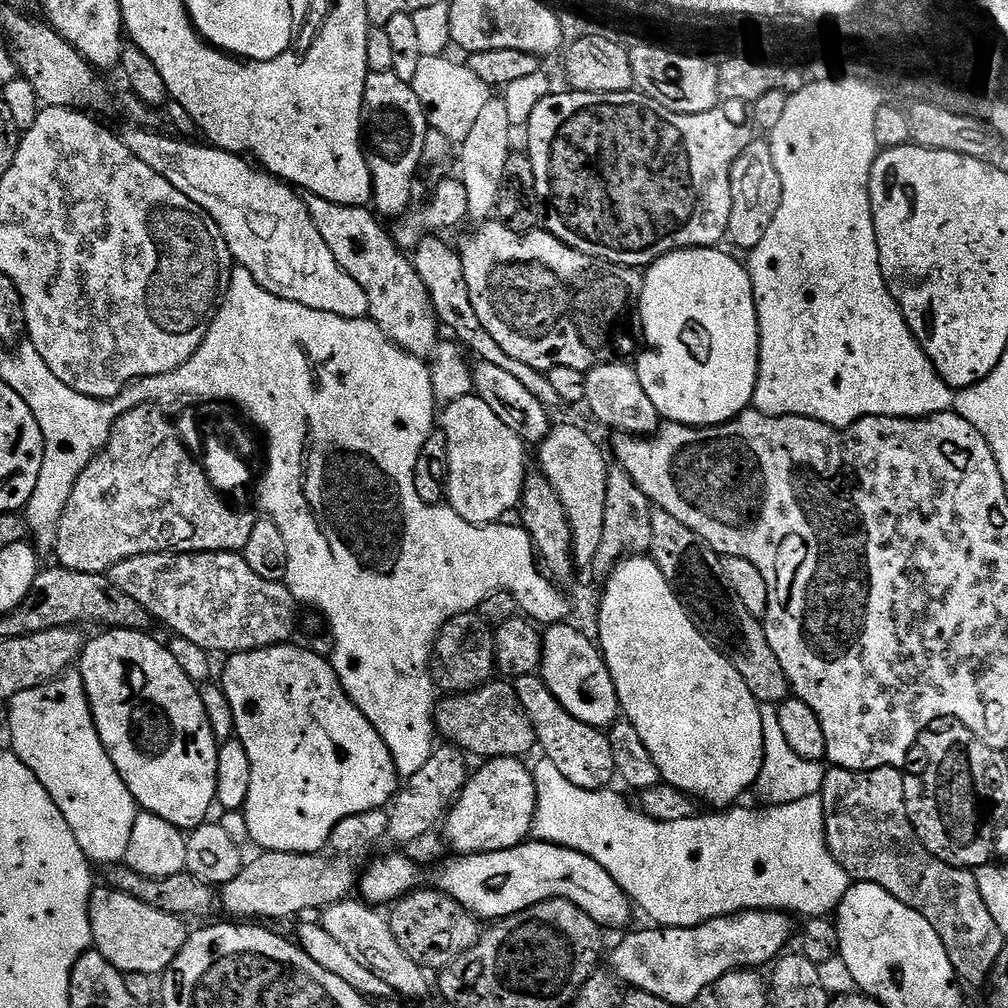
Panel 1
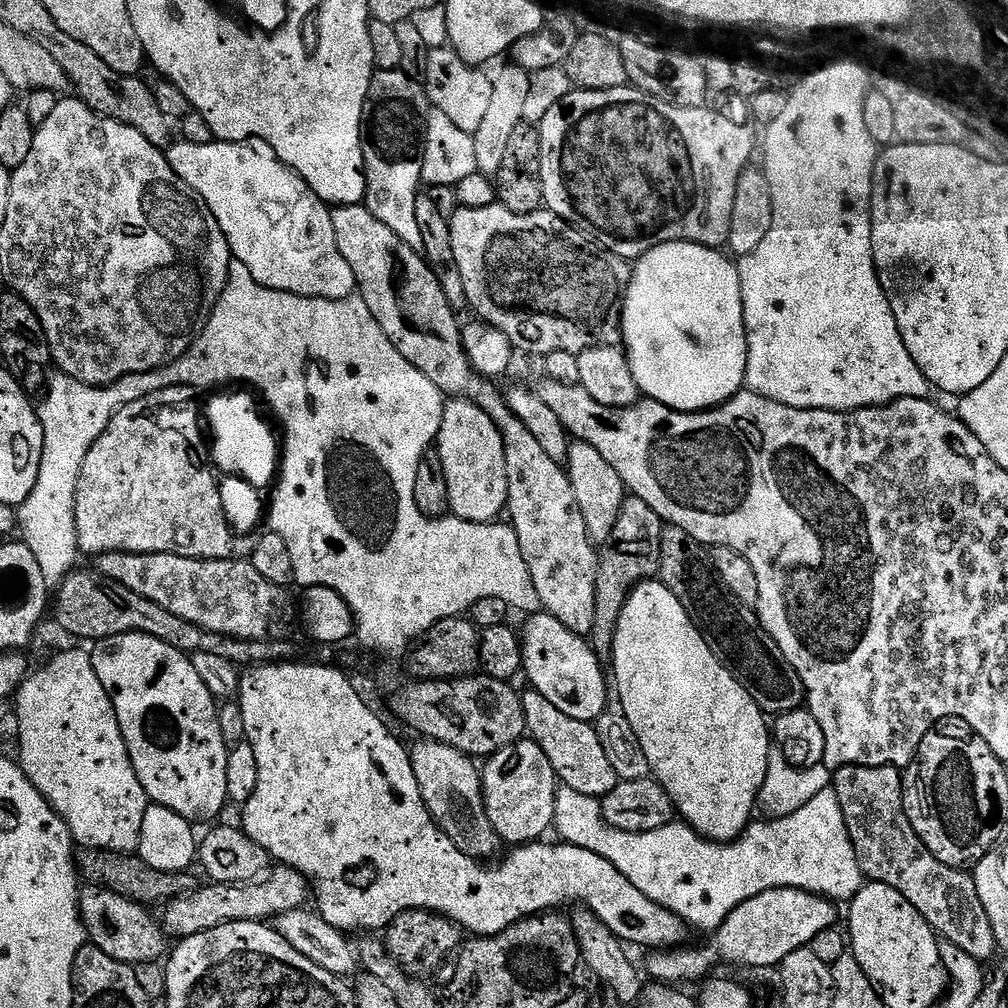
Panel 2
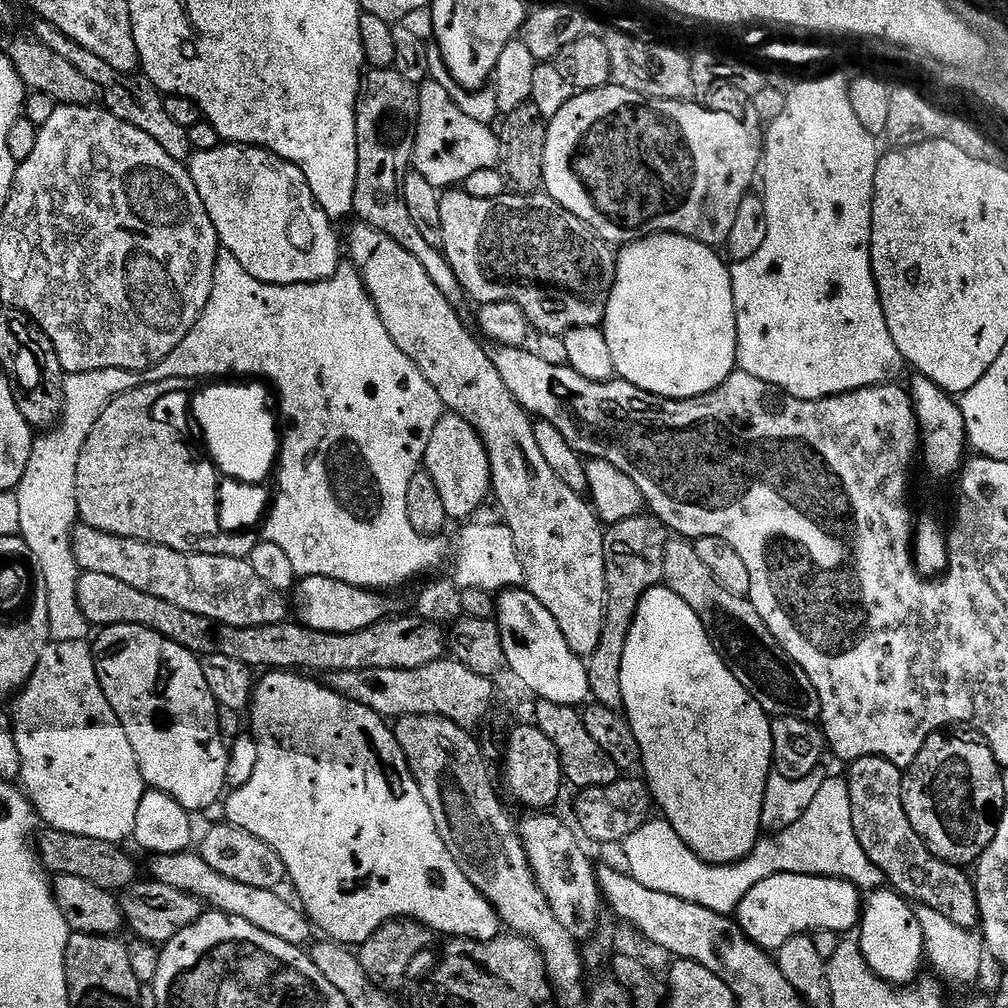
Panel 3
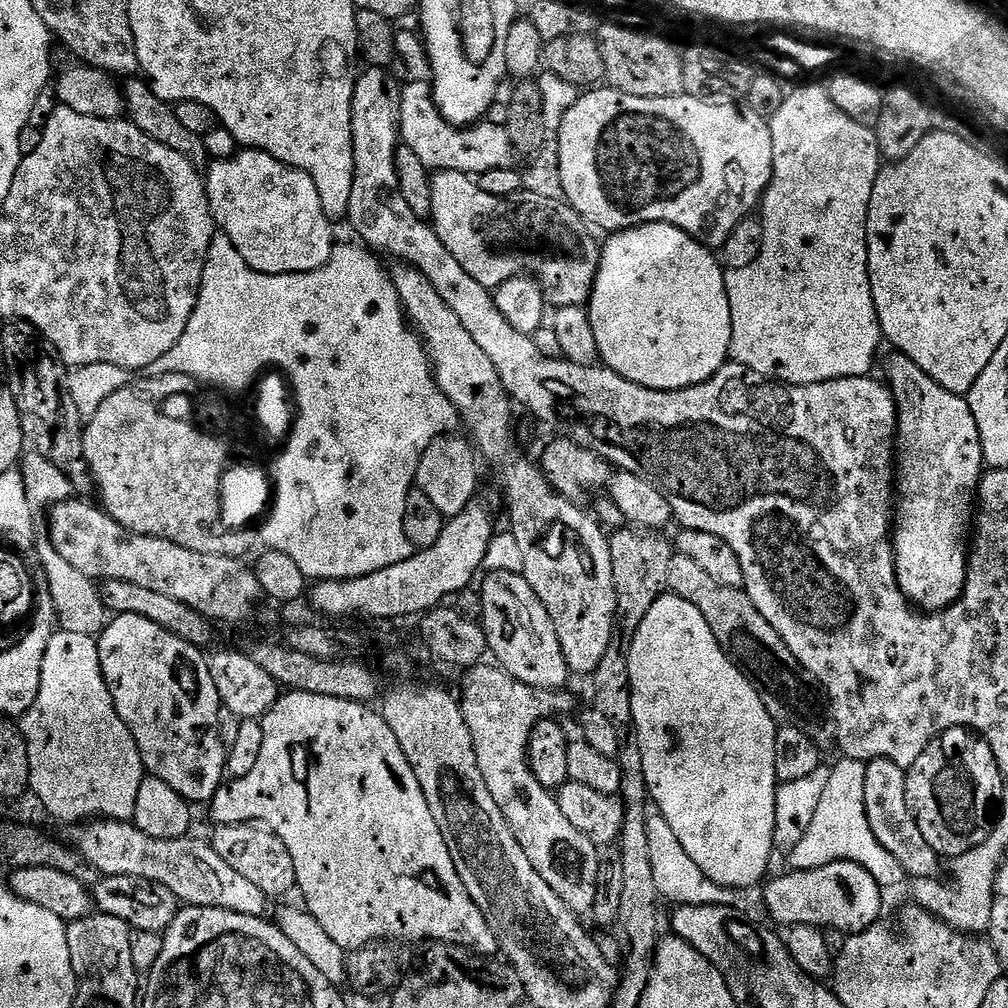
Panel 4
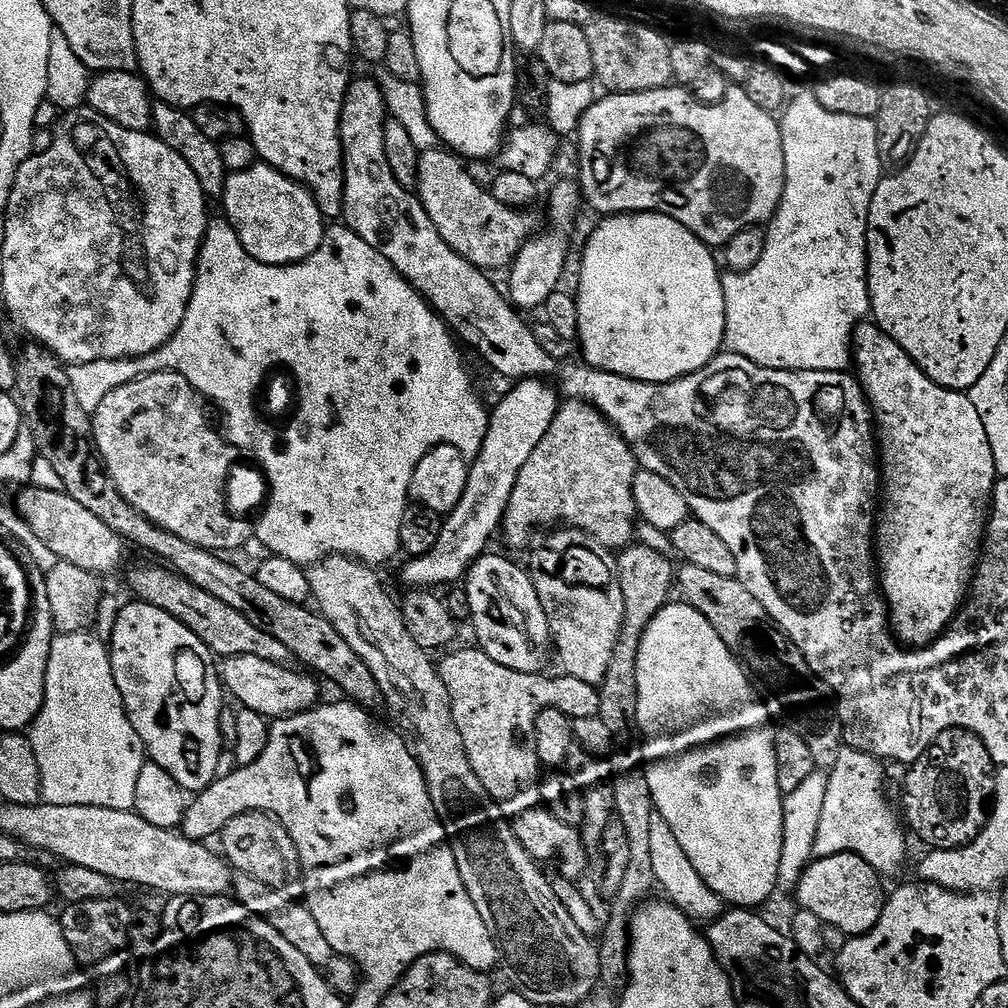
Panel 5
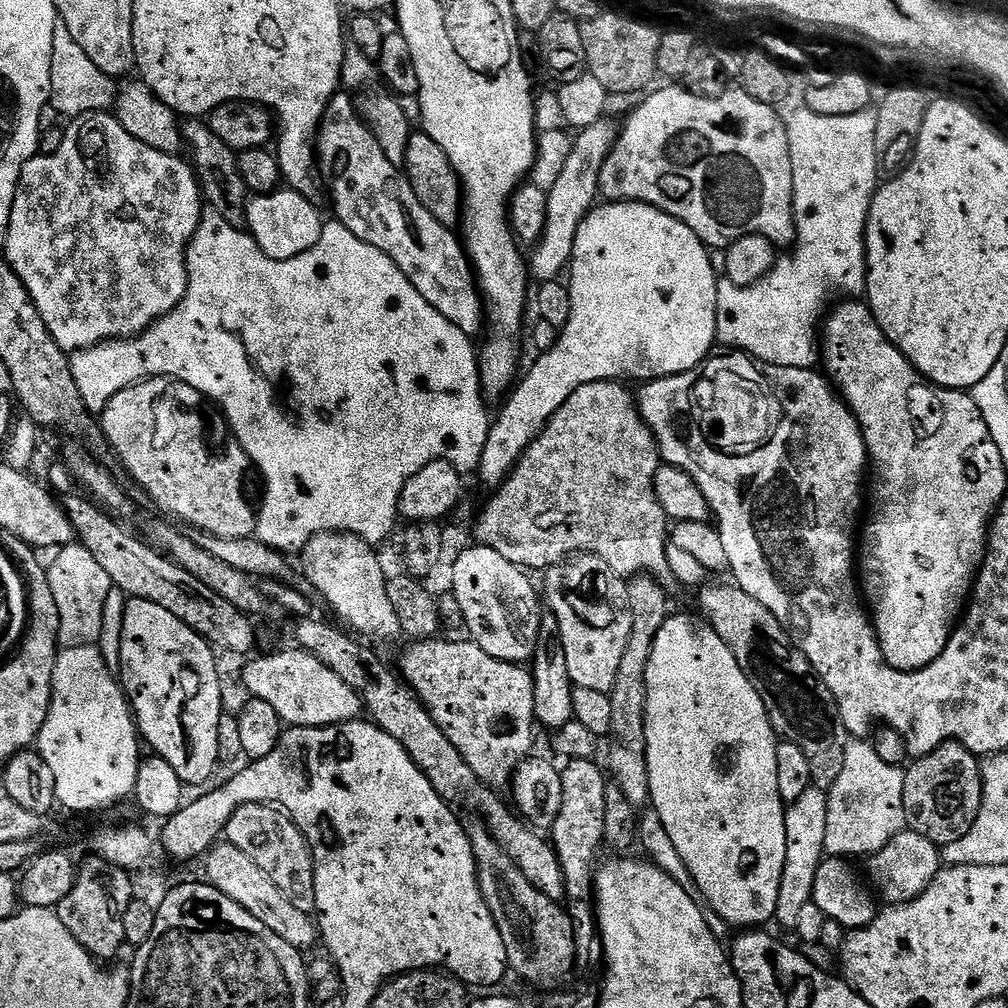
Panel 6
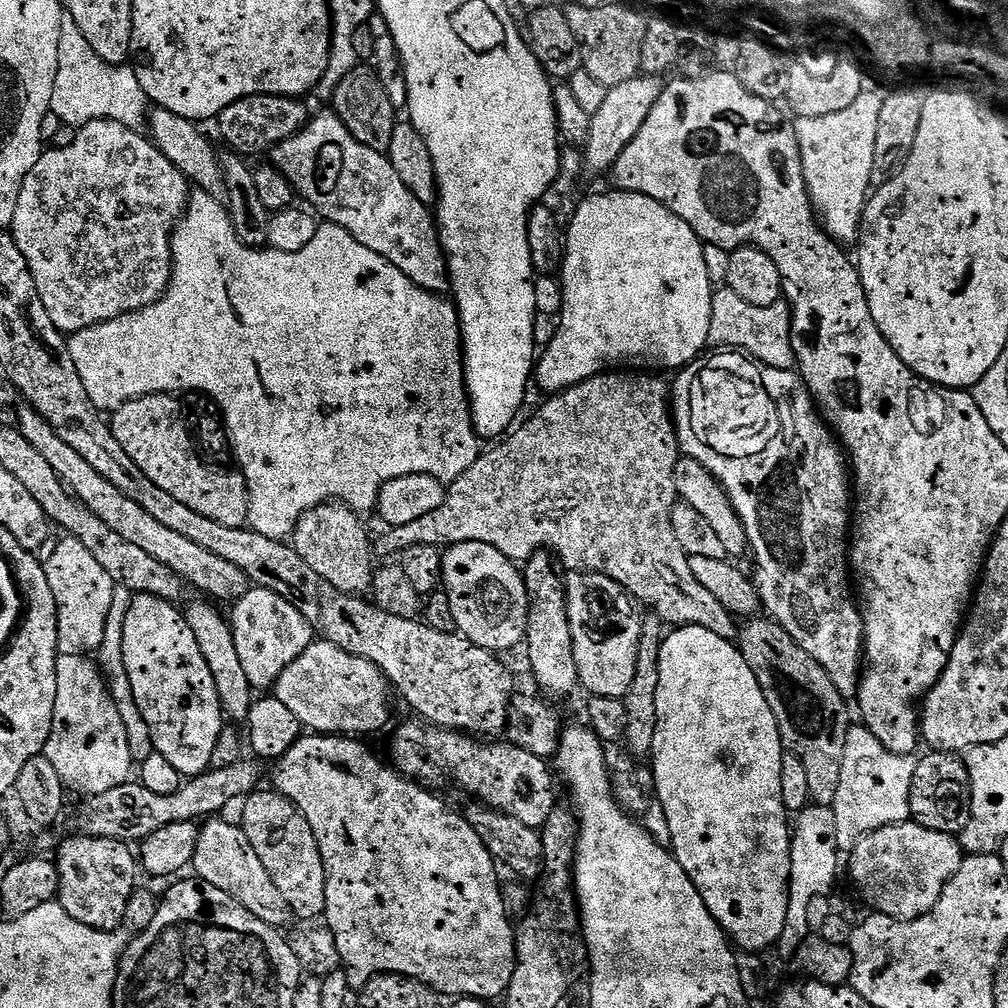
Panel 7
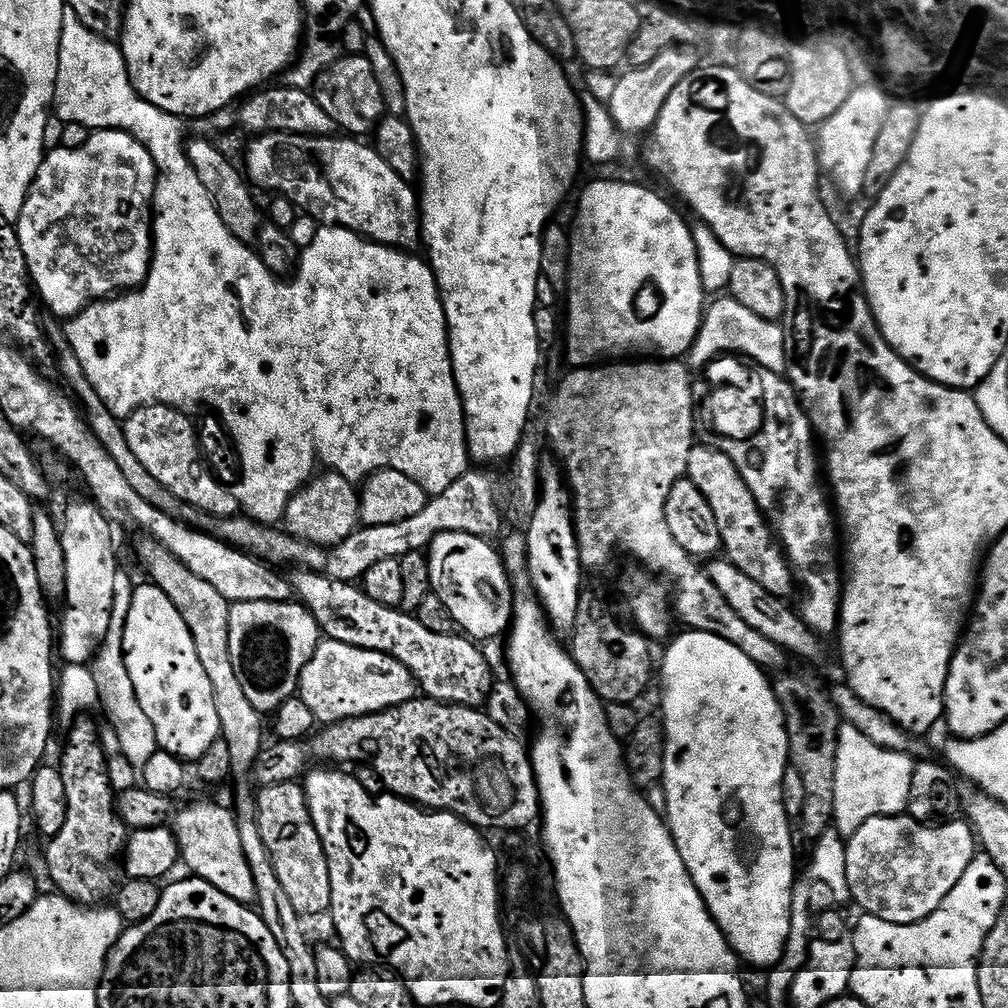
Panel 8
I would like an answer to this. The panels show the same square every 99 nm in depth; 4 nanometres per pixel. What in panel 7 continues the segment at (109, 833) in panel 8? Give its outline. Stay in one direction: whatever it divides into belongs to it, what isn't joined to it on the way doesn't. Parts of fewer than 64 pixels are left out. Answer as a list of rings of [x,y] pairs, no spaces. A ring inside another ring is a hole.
[[[69,835],[69,840],[61,839],[54,852],[60,890],[58,902],[74,918],[74,922],[82,922],[82,926],[90,926],[94,930],[113,932],[121,927],[126,914],[126,902],[130,902],[130,894],[138,887],[138,856],[132,852],[127,843],[114,838],[94,838],[93,836]]]

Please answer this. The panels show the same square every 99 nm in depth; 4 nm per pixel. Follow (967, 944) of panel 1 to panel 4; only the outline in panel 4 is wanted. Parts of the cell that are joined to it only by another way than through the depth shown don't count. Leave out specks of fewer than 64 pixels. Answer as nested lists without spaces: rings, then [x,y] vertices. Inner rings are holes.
[[[869,760],[866,764],[866,818],[870,822],[870,830],[874,838],[902,866],[909,877],[930,879],[937,875],[941,857],[937,856],[930,842],[922,838],[922,830],[918,830],[918,822],[914,822],[914,814],[906,798],[906,772],[889,760]]]

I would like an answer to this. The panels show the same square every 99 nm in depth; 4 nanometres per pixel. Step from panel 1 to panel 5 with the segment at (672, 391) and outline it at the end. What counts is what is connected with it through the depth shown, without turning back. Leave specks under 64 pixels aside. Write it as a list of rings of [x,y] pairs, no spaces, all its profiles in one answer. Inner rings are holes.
[[[626,212],[623,216],[610,216],[599,221],[601,224],[592,232],[588,245],[584,248],[584,257],[580,260],[580,289],[575,289],[574,295],[578,306],[578,345],[584,351],[583,363],[587,367],[601,372],[618,374],[631,380],[641,380],[651,384],[665,384],[683,376],[694,374],[708,365],[715,356],[720,355],[725,347],[724,331],[726,330],[726,302],[722,290],[721,269],[714,257],[713,249],[702,243],[697,236],[682,222],[674,222],[661,212]]]

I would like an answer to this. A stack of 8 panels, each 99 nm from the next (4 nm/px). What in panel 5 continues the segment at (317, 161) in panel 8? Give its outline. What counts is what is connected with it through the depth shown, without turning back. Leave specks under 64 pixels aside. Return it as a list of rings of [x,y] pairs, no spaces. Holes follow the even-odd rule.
[[[353,79],[344,99],[340,119],[340,145],[344,148],[343,223],[362,242],[374,246],[402,274],[461,341],[465,340],[494,371],[508,382],[548,378],[557,361],[542,352],[530,324],[510,303],[507,295],[487,280],[481,269],[466,262],[434,230],[434,222],[417,197],[403,188],[386,162],[384,122],[386,109],[380,86],[373,79]]]

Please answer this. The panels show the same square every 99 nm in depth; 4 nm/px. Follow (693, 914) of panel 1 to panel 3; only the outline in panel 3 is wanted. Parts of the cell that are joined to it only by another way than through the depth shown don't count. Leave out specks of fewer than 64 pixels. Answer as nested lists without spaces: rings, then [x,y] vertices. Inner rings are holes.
[[[844,778],[825,779],[822,790],[818,790],[814,802],[810,802],[810,810],[806,810],[806,814],[802,814],[798,822],[794,822],[794,826],[786,826],[786,830],[765,835],[756,841],[754,850],[745,860],[735,860],[733,864],[708,864],[701,856],[694,854],[694,850],[690,850],[690,846],[686,846],[682,838],[678,838],[674,826],[670,826],[663,818],[649,819],[647,824],[634,830],[634,834],[630,834],[622,842],[623,848],[624,860],[628,863],[627,871],[635,880],[642,882],[642,886],[658,890],[662,894],[674,894],[674,898],[682,898],[691,904],[706,906],[725,914],[735,913],[743,898],[758,882],[776,874],[833,876],[848,880],[859,890],[880,890],[886,884],[882,870],[878,870],[878,866],[874,866],[874,862],[866,858],[866,850],[862,850],[858,834],[854,834],[854,822],[850,818],[850,790],[847,779]]]

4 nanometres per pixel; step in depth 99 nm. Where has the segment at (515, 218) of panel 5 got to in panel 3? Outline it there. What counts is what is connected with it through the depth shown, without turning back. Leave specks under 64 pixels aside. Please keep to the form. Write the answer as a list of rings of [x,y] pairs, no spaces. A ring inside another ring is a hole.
[[[448,190],[440,197],[440,213],[442,214],[442,251],[444,257],[448,259],[448,264],[454,270],[458,282],[463,286],[465,293],[469,297],[476,299],[477,305],[497,304],[498,302],[510,302],[516,304],[529,325],[537,333],[546,335],[556,335],[563,337],[564,333],[572,328],[600,328],[604,322],[606,306],[608,305],[608,295],[612,289],[612,284],[616,280],[616,257],[617,253],[609,245],[605,244],[596,233],[589,230],[586,222],[582,218],[574,218],[570,210],[558,206],[546,194],[525,195],[517,199],[517,204],[511,204],[511,199],[501,198],[499,200],[487,200],[486,198],[474,198],[468,192],[463,190]]]

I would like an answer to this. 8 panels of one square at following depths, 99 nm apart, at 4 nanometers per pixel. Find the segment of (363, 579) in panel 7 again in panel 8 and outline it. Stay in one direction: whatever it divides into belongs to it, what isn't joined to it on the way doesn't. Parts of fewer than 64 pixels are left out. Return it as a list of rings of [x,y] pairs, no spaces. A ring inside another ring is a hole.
[[[331,470],[313,475],[312,479],[300,491],[290,498],[284,511],[283,527],[291,536],[299,540],[308,540],[312,544],[331,546],[341,544],[355,532],[361,523],[360,492],[353,481],[342,478],[339,472]]]

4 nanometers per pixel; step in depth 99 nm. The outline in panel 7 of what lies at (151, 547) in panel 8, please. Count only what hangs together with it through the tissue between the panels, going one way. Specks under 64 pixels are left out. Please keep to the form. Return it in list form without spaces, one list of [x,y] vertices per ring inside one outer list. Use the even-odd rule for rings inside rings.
[[[196,598],[189,608],[183,609],[184,618],[190,630],[194,630],[194,638],[198,642],[198,650],[202,650],[202,658],[206,658],[206,666],[210,674],[214,674],[214,686],[218,690],[221,709],[229,721],[247,721],[250,706],[254,699],[254,689],[242,670],[242,662],[238,662],[238,646],[234,646],[232,625],[219,612],[215,603],[204,598]],[[208,603],[208,604],[207,604]],[[216,607],[216,608],[215,608]],[[240,720],[240,721],[236,721]]]

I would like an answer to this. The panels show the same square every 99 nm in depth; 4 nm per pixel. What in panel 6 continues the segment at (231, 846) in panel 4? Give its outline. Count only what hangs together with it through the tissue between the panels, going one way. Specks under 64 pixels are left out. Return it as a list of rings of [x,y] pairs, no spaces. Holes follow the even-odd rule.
[[[241,804],[230,818],[226,840],[250,854],[250,858],[258,862],[258,870],[265,872],[270,882],[274,882],[274,886],[278,886],[278,890],[282,890],[282,894],[286,894],[286,898],[298,906],[298,910],[315,913],[312,848],[287,812],[270,804]]]

